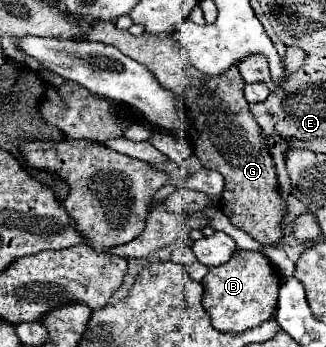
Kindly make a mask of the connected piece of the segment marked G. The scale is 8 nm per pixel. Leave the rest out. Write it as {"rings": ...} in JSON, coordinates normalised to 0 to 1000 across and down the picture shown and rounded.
{"rings":[[[301,61],[258,101],[276,118],[356,130],[380,159],[454,193],[503,256],[528,256],[528,268],[552,268],[564,280],[577,297],[577,331],[595,343],[607,378],[607,395],[595,401],[595,441],[632,487],[669,493],[693,527],[681,556],[681,614],[724,654],[773,677],[798,706],[859,706],[859,689],[871,683],[865,637],[883,614],[883,585],[859,556],[810,383],[761,314],[748,233],[730,193],[699,199],[699,210],[681,210],[675,222],[626,222],[626,210],[601,210],[601,199],[577,187],[564,141],[552,141],[552,124],[528,118],[515,101],[436,95],[411,107],[393,89],[350,78],[337,61]]]}

